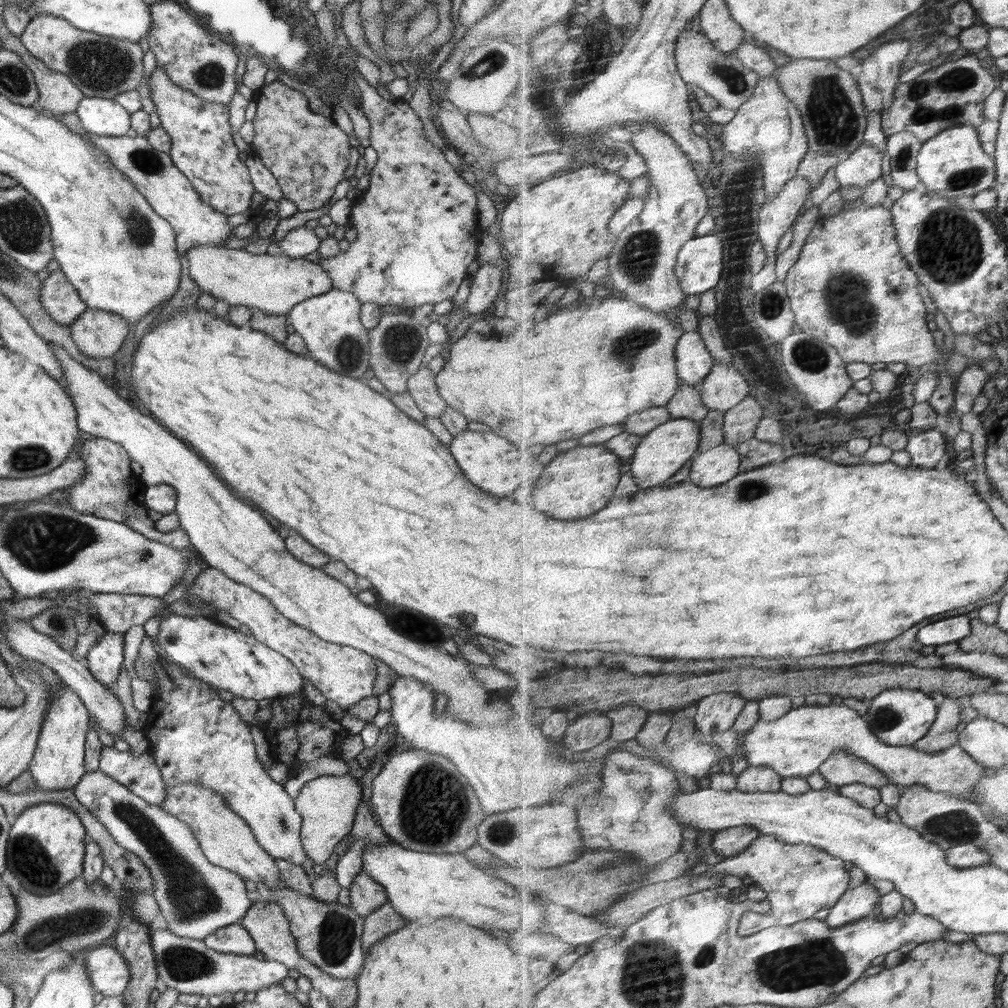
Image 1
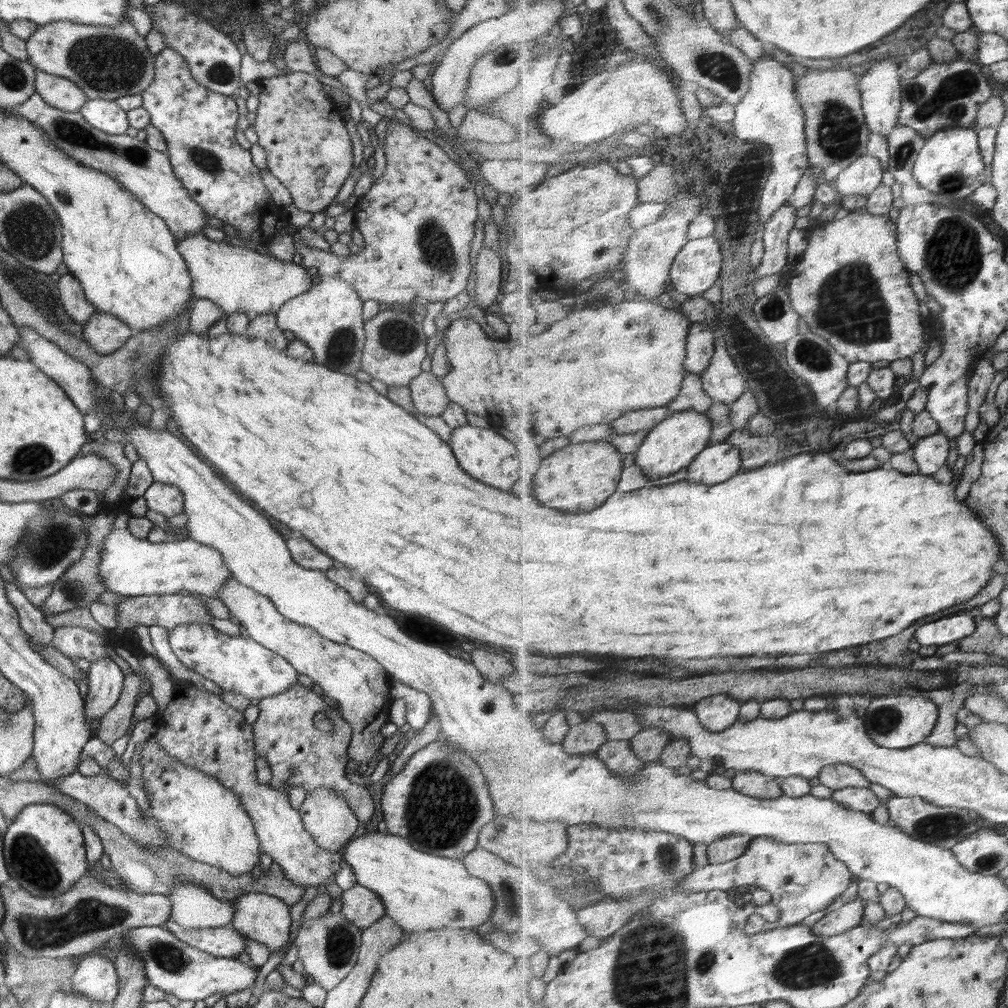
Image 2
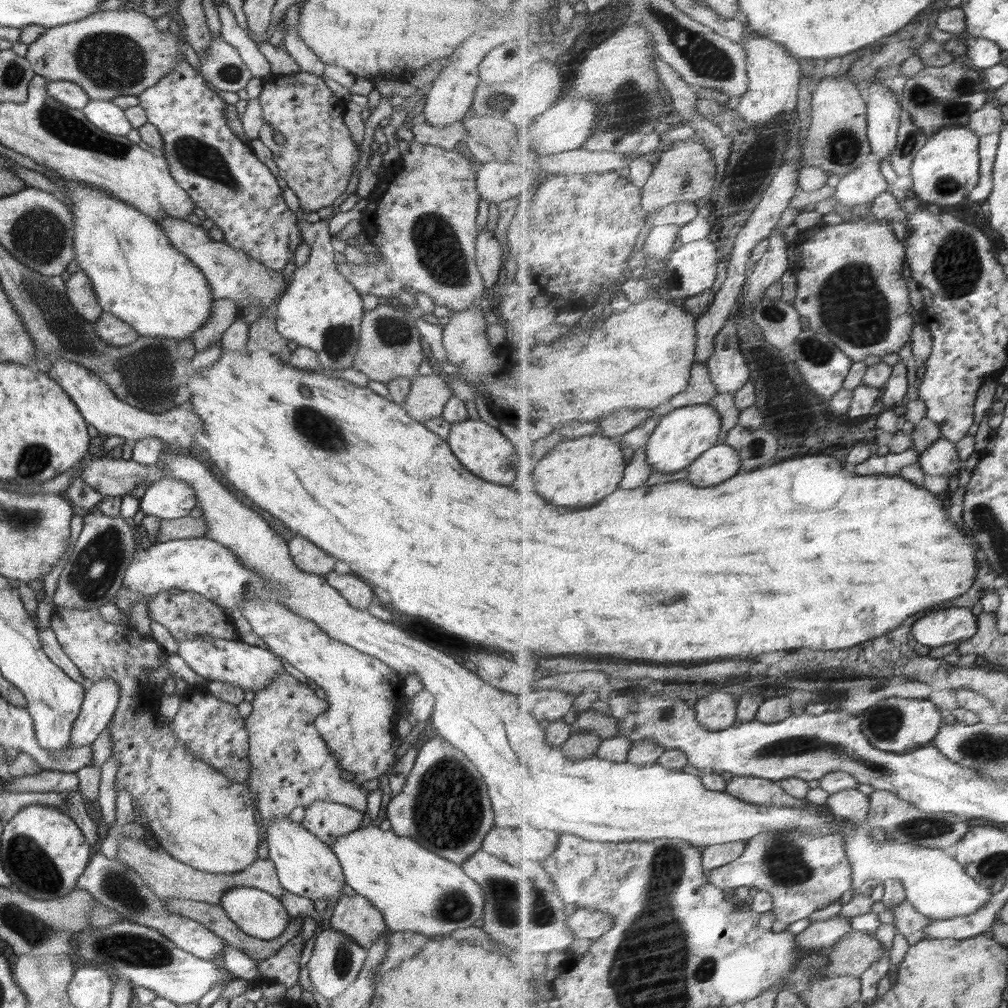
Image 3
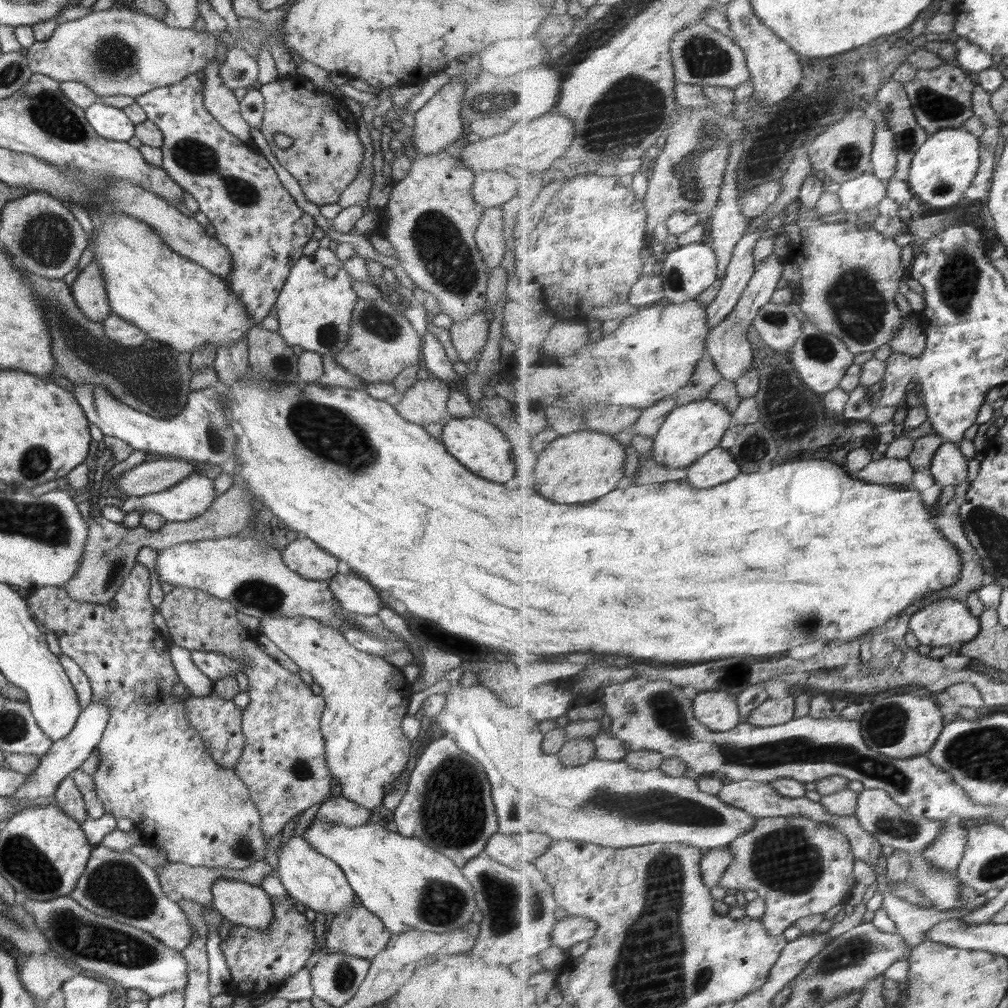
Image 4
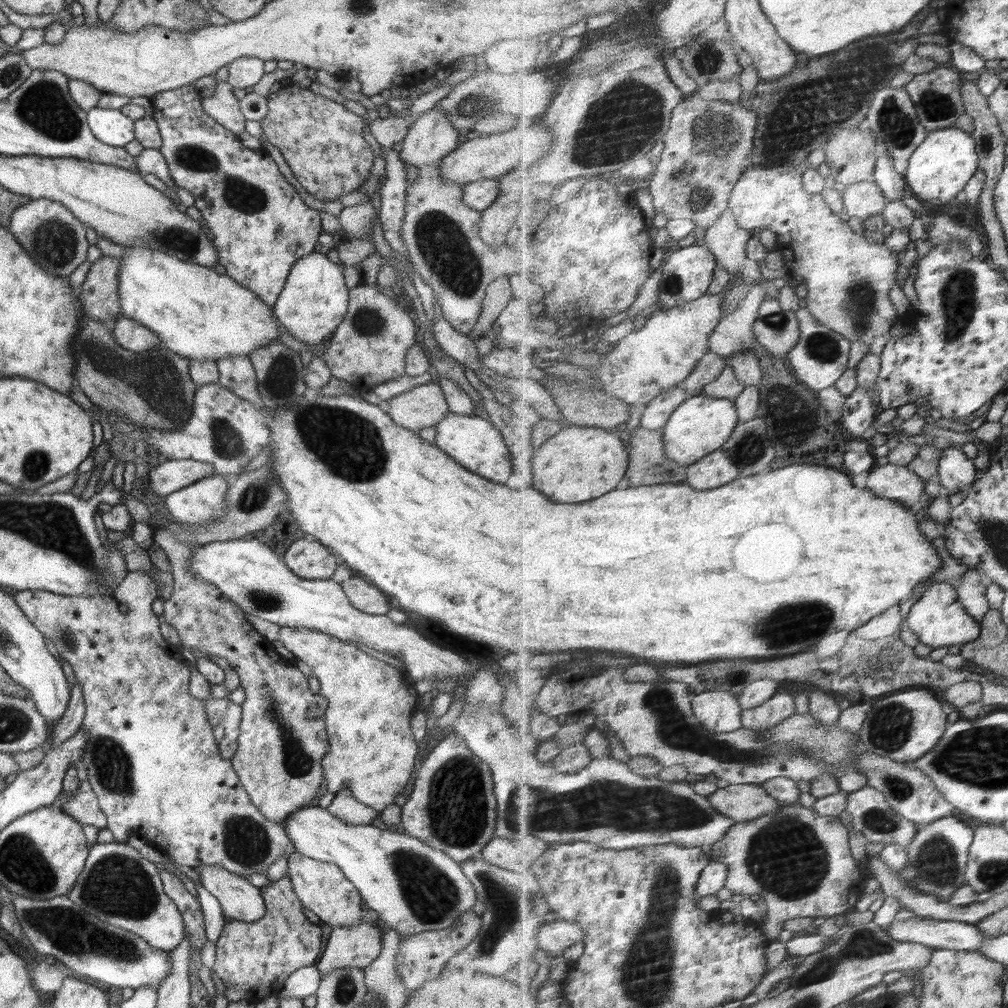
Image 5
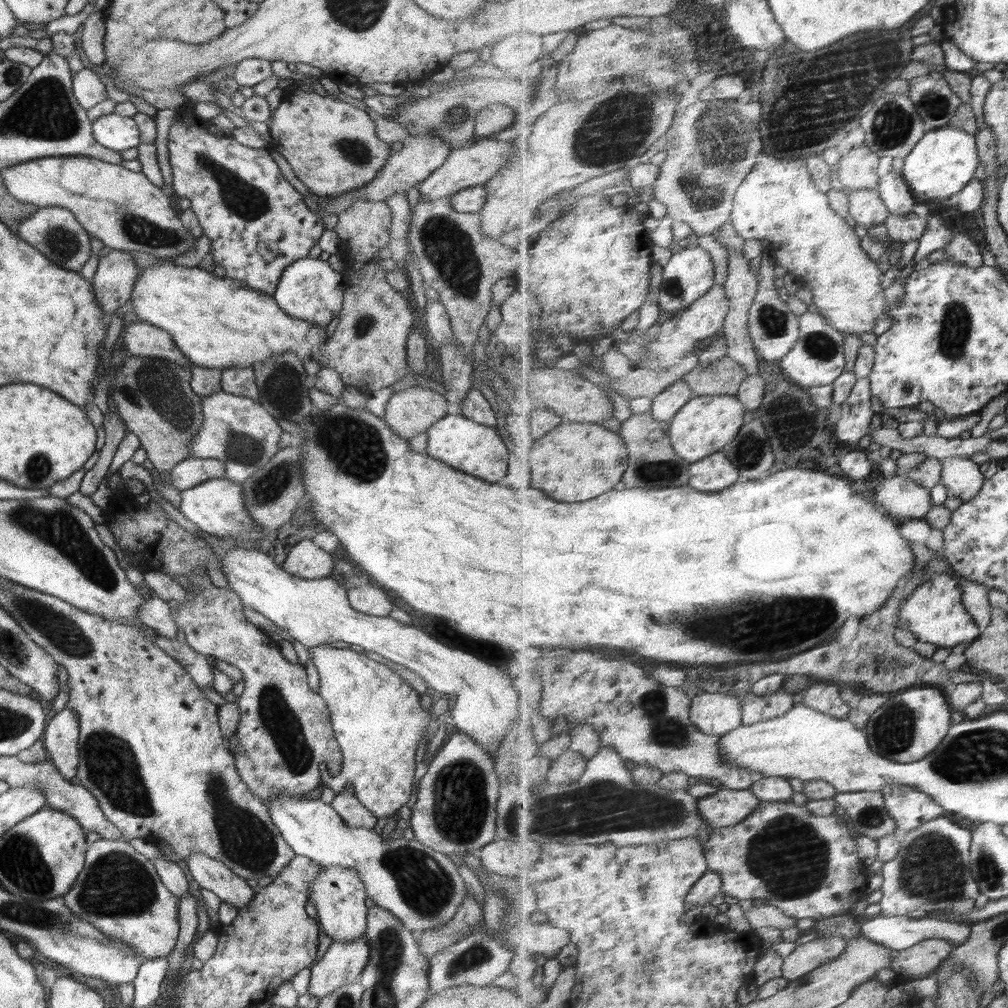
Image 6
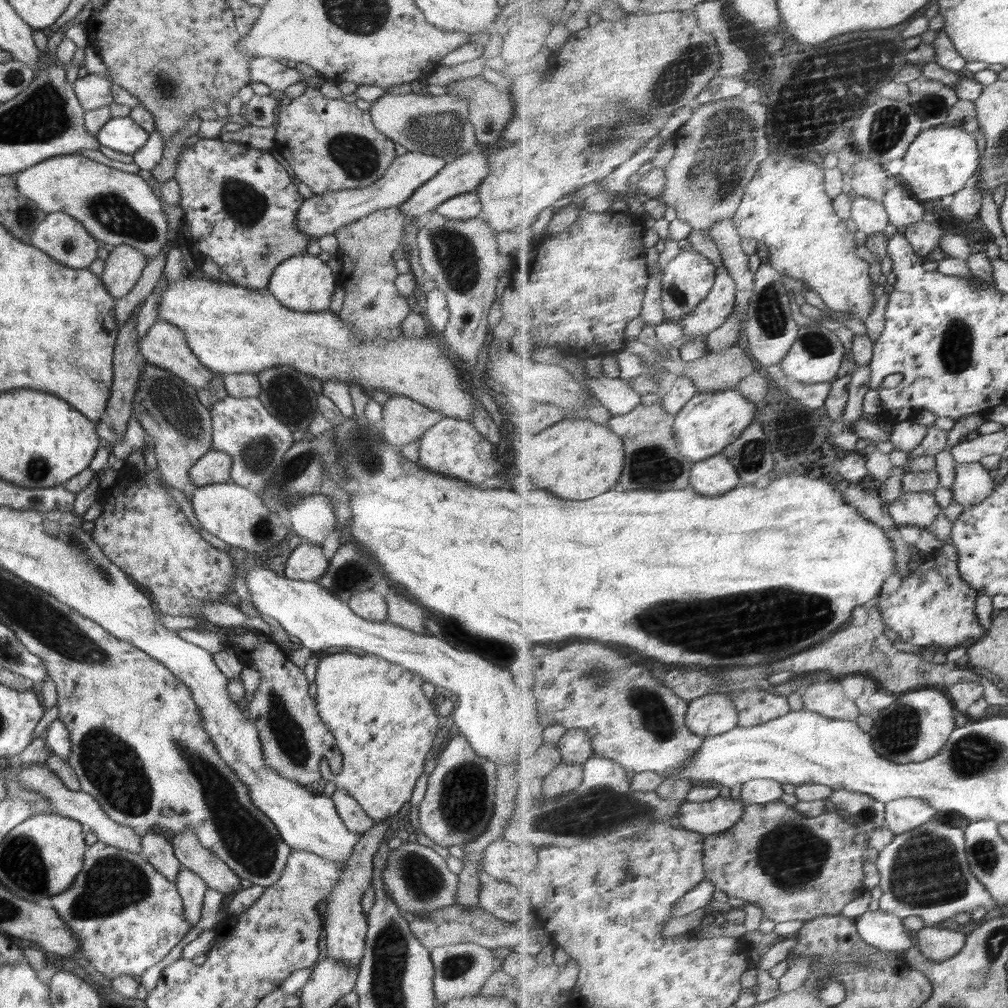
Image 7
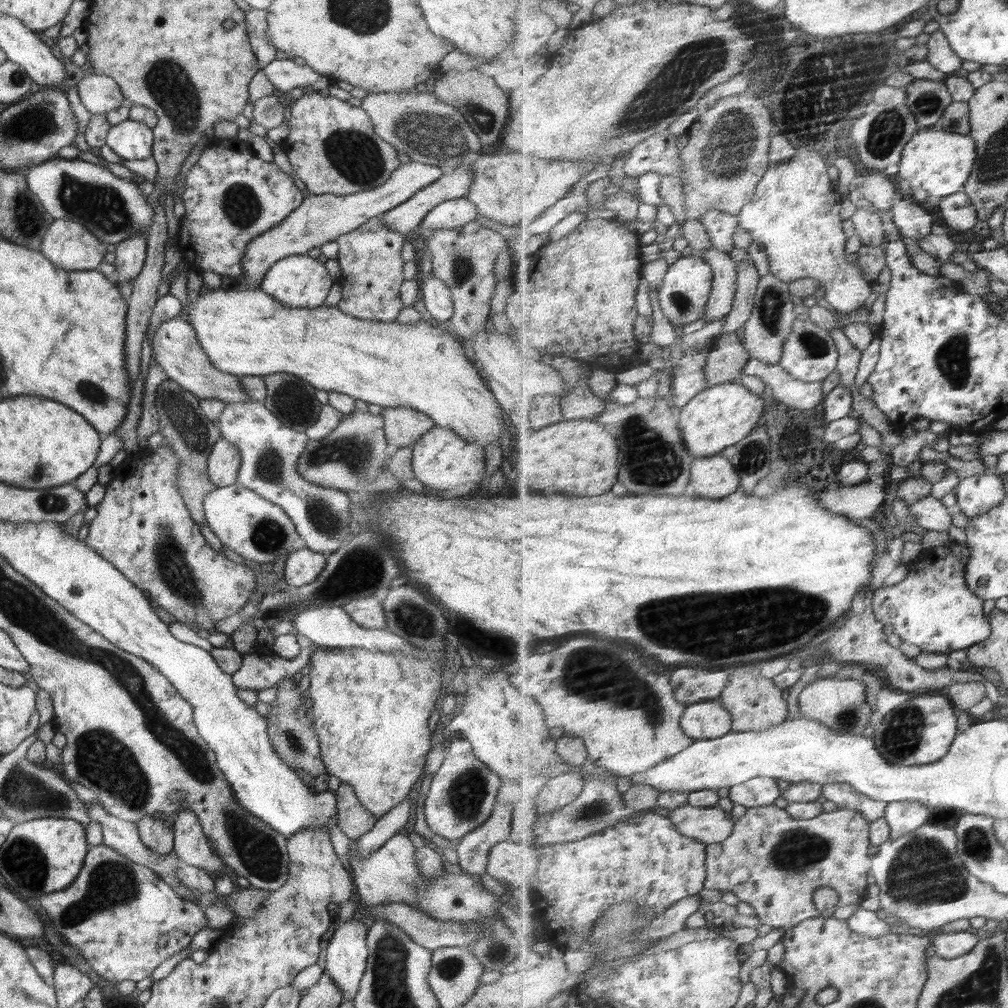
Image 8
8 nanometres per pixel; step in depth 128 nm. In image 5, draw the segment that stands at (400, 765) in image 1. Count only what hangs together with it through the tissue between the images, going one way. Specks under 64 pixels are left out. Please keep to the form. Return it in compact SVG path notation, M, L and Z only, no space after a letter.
M451 733L434 742L424 768L418 770L412 794L401 808L400 824L407 835L444 852L458 864L481 859L482 850L495 836L497 800L493 790L490 768L472 754L460 735Z

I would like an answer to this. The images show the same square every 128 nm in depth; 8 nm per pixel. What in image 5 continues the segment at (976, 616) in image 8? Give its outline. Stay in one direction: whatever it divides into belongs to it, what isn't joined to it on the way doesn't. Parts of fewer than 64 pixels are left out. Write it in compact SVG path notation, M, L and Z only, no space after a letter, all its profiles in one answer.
M936 583L929 587L928 592L920 598L920 604L914 605L914 610L909 614L909 619L905 624L919 635L921 642L934 646L934 648L950 647L954 644L966 645L978 640L983 633L983 623L972 616L964 603L958 600L958 590L952 583Z

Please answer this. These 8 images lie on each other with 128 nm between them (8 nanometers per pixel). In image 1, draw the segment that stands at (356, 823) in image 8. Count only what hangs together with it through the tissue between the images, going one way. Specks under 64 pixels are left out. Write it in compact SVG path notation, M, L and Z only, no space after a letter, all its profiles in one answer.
M348 773L342 776L321 775L304 784L295 799L295 809L301 814L301 844L306 856L315 864L329 860L336 845L344 836L351 834L355 826L356 810L362 798L362 787L358 779Z

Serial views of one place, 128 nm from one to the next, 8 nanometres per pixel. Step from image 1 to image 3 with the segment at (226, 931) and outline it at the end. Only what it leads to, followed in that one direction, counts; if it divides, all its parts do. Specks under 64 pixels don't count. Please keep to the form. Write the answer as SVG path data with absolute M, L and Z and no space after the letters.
M96 854L90 860L84 873L78 878L76 889L82 889L90 893L100 905L108 907L116 913L120 913L126 921L140 926L156 929L162 936L174 942L178 948L202 958L204 960L213 960L216 955L224 956L224 939L216 936L216 933L210 932L204 925L184 917L183 915L170 914L164 908L164 901L161 901L150 888L148 884L128 866L124 866L118 858L106 858L102 854Z

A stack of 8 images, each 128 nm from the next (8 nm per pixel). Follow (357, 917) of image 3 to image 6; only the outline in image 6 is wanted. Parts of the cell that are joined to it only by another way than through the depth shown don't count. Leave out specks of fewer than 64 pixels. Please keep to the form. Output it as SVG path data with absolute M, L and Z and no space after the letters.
M365 935L356 940L333 940L316 964L310 966L310 995L322 1000L332 991L358 979L369 959L369 942Z

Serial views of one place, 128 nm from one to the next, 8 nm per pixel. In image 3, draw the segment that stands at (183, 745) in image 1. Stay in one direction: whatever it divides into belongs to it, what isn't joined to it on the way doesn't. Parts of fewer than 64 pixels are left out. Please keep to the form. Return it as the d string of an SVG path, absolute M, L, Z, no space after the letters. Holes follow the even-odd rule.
M208 692L182 696L178 713L169 725L176 740L186 745L196 758L208 763L231 781L247 786L249 734L237 705L220 700ZM289 814L275 818L267 826L265 843L269 848L269 860L275 865L279 883L286 892L298 896L306 896L310 900L326 899L342 896L345 877L338 857L332 853L332 848L303 827L302 823L292 823Z

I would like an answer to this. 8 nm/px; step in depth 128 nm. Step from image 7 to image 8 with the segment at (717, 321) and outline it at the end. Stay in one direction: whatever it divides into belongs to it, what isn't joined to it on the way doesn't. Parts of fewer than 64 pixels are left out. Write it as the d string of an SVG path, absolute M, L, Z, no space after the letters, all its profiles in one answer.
M712 247L700 252L712 263L715 270L715 284L707 308L709 324L726 318L735 309L735 300L739 292L739 263L727 252Z

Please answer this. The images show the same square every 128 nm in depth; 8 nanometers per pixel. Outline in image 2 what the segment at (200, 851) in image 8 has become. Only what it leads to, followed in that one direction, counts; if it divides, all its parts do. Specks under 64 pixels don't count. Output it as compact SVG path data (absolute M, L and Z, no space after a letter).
M246 894L233 898L236 914L230 926L276 952L286 946L292 928L290 908L268 894Z

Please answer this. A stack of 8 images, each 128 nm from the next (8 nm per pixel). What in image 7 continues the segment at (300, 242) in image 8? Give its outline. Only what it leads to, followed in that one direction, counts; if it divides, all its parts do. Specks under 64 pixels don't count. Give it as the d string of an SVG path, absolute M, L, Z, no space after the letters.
M408 151L404 155L396 155L384 176L366 188L327 191L304 199L296 213L297 229L317 240L321 236L334 234L339 228L348 226L377 210L397 207L401 202L405 203L412 197L419 186L436 176L445 164L446 160L443 158L424 152Z

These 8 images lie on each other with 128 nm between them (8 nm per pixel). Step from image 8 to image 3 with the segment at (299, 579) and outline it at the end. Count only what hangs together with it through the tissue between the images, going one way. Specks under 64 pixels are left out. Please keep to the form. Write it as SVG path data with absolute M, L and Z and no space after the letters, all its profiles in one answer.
M301 535L287 542L294 564L302 571L327 575L334 570L336 559Z

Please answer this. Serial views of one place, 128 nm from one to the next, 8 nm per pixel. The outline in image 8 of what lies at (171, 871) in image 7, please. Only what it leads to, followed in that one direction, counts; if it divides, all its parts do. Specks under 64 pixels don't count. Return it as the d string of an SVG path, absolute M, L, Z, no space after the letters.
M146 815L137 820L137 829L142 844L158 856L166 856L174 851L174 833L166 818Z

